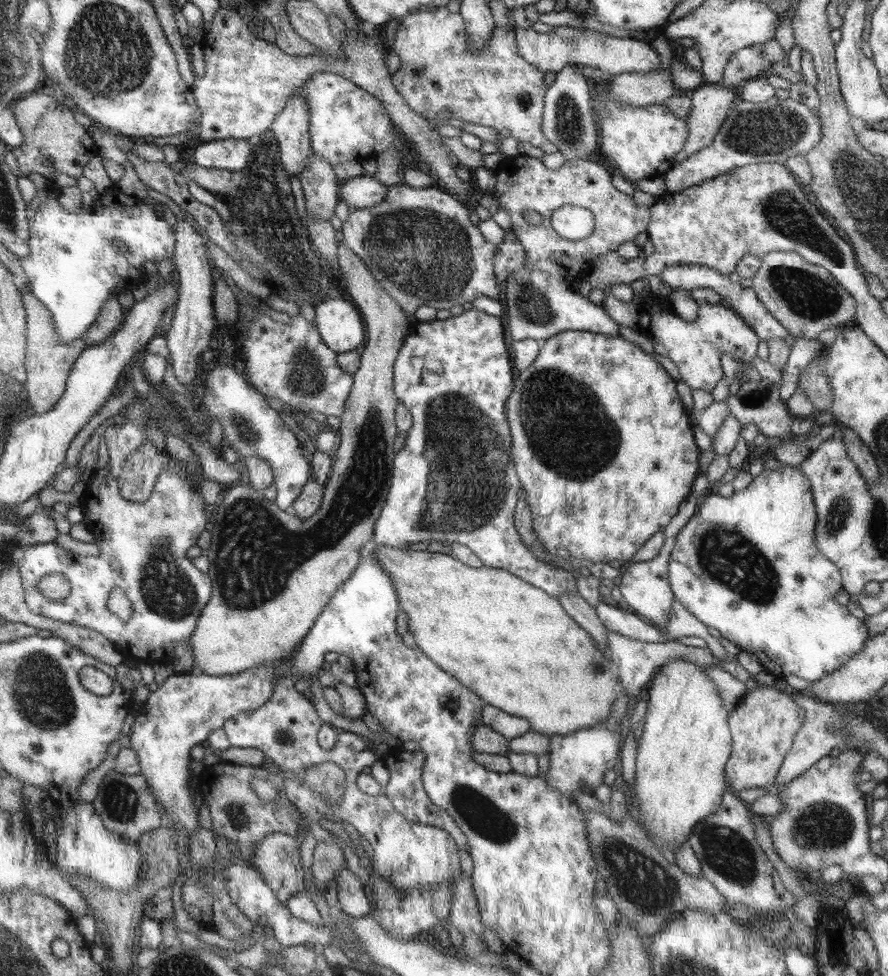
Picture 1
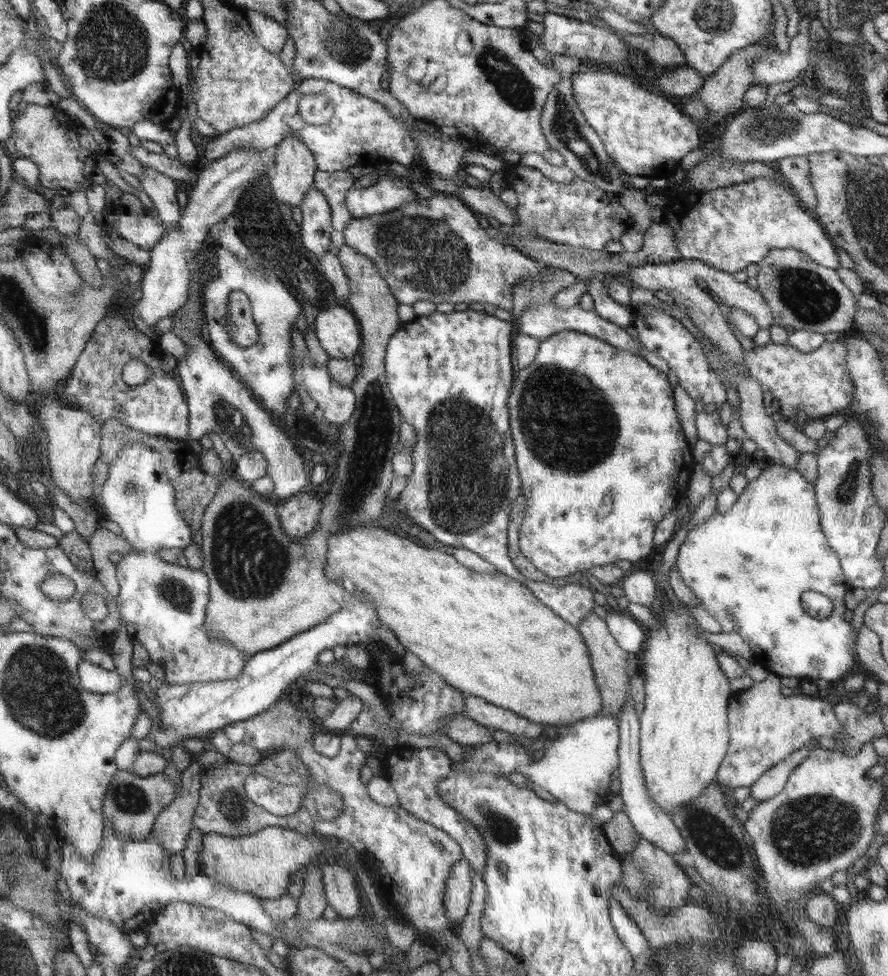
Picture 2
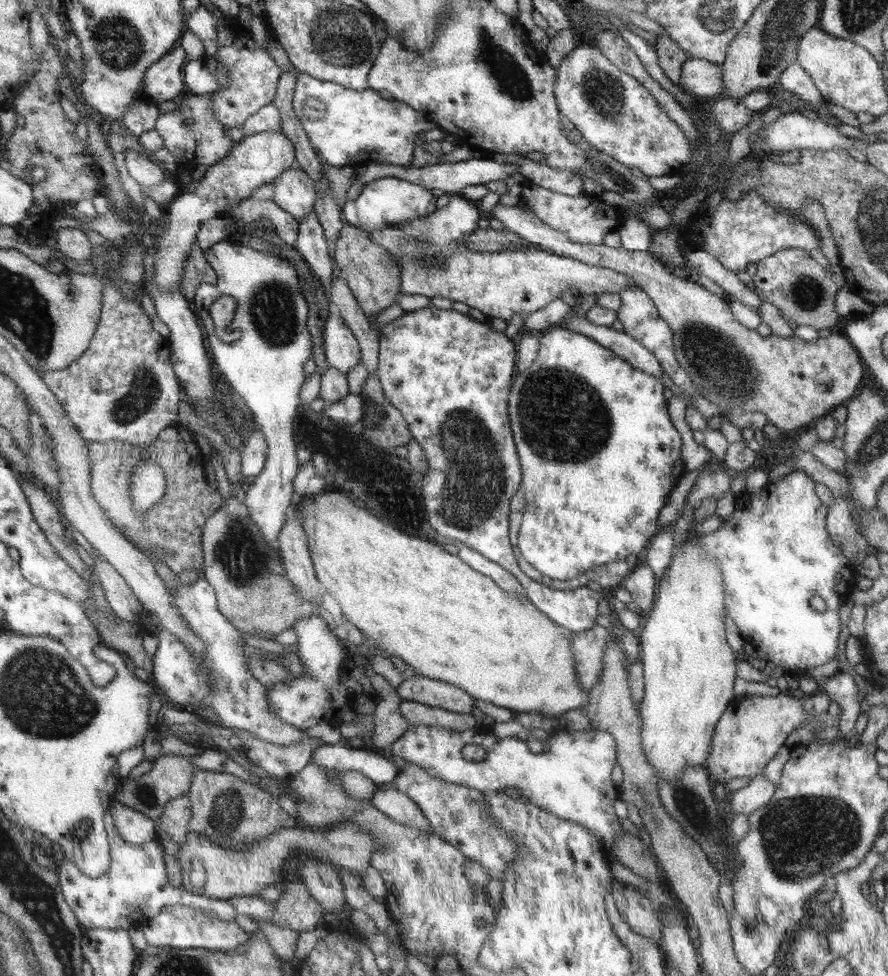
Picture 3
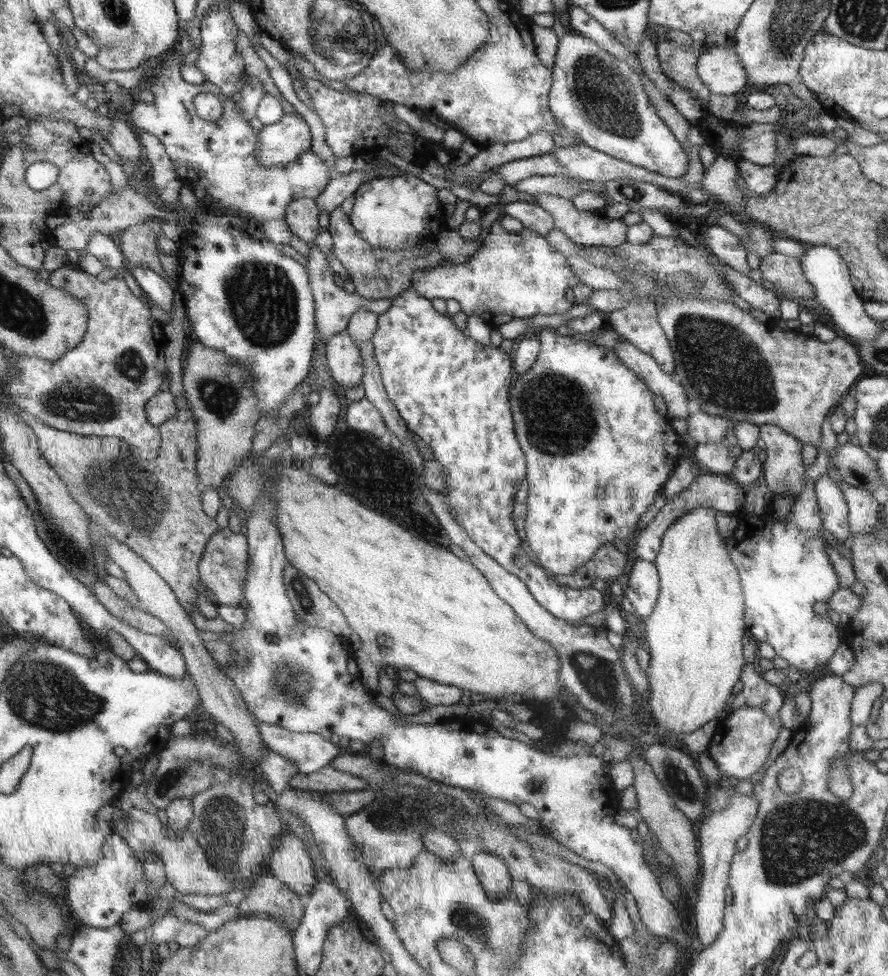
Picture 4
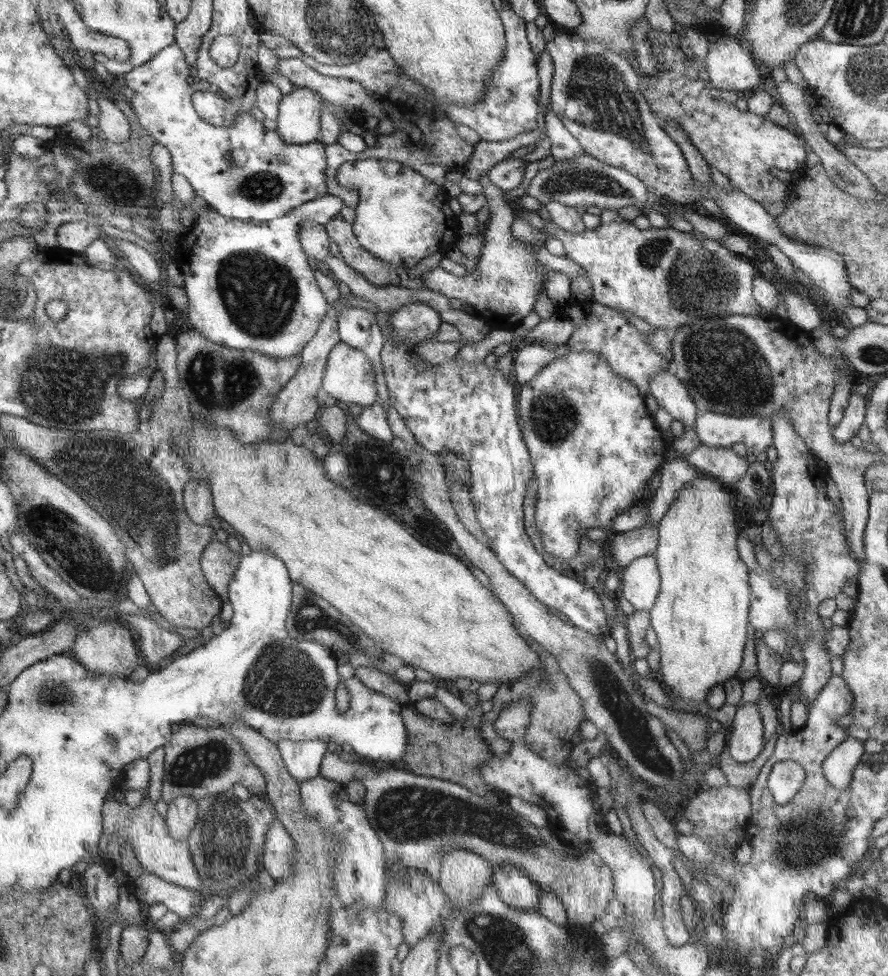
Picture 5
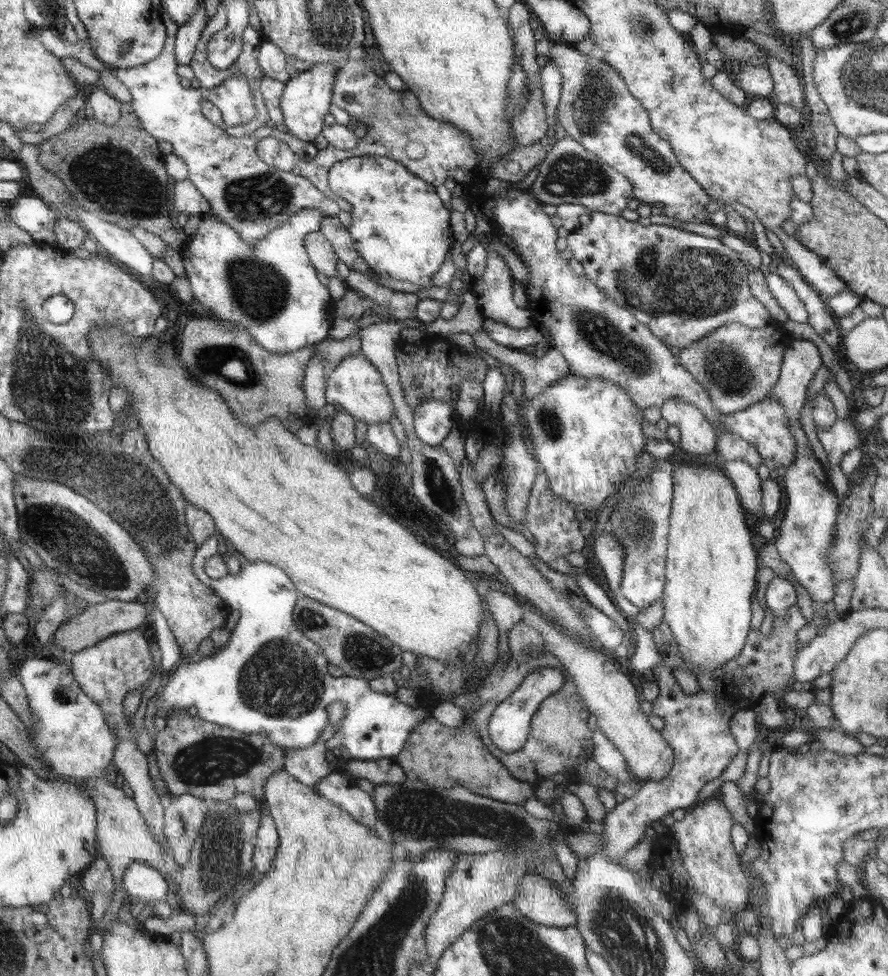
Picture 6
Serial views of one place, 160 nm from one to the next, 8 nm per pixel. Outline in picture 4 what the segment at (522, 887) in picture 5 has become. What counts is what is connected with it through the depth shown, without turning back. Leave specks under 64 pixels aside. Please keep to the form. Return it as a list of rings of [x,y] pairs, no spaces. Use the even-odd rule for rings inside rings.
[[[489,852],[474,854],[471,857],[472,867],[482,889],[492,899],[508,898],[513,881],[509,864],[499,856]]]

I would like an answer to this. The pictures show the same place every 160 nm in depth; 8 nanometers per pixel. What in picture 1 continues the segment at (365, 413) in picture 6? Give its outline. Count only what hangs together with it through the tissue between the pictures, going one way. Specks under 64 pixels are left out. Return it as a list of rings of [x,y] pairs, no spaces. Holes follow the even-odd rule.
[[[327,299],[314,310],[318,332],[334,352],[354,351],[364,342],[364,318],[349,300]]]

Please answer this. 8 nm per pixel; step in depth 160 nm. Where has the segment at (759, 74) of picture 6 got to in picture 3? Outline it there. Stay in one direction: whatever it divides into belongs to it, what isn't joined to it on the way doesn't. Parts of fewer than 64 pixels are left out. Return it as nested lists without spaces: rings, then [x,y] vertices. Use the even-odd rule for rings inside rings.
[[[689,58],[683,64],[678,84],[699,99],[718,98],[725,89],[723,66],[706,59]]]

